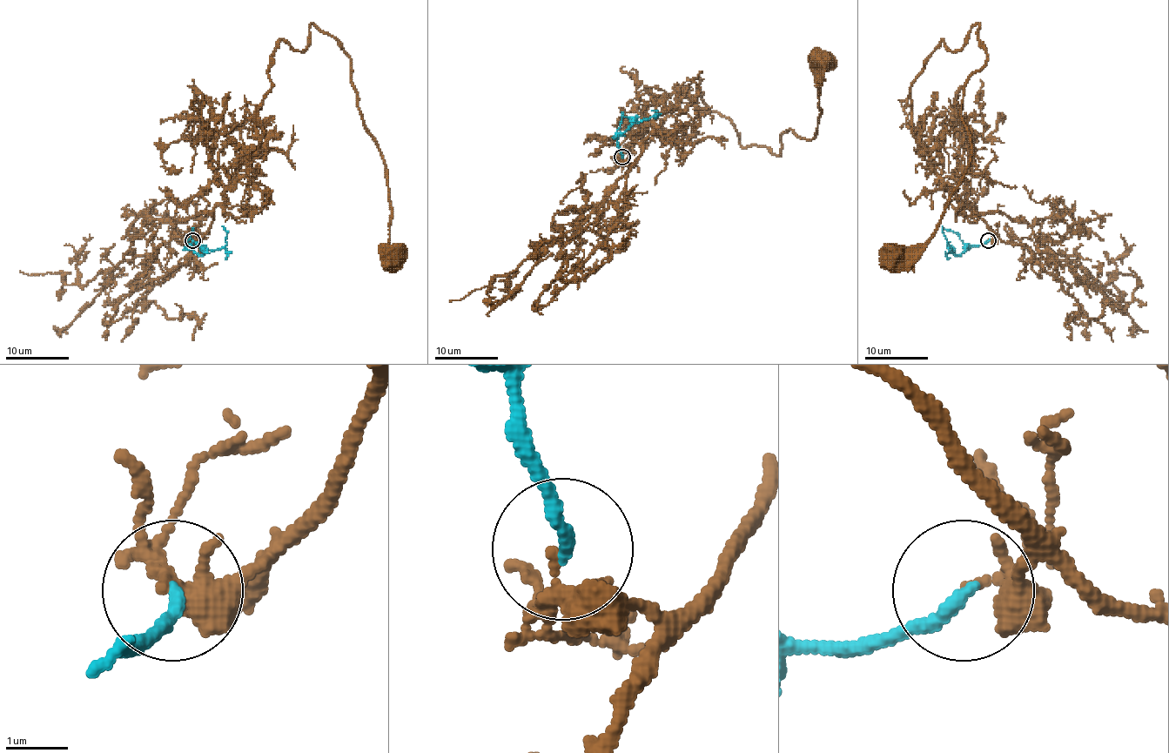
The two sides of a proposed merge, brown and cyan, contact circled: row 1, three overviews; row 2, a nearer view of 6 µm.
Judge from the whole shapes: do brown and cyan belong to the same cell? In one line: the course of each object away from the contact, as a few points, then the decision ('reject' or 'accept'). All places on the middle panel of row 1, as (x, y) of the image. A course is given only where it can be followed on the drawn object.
brown runs (621, 156), (634, 163), (653, 120), (693, 79), (742, 145), (779, 155), (787, 130), (814, 136), (822, 63); cyan runs (621, 156), (617, 139), (631, 124), (656, 115), (656, 112), (651, 110); reject

